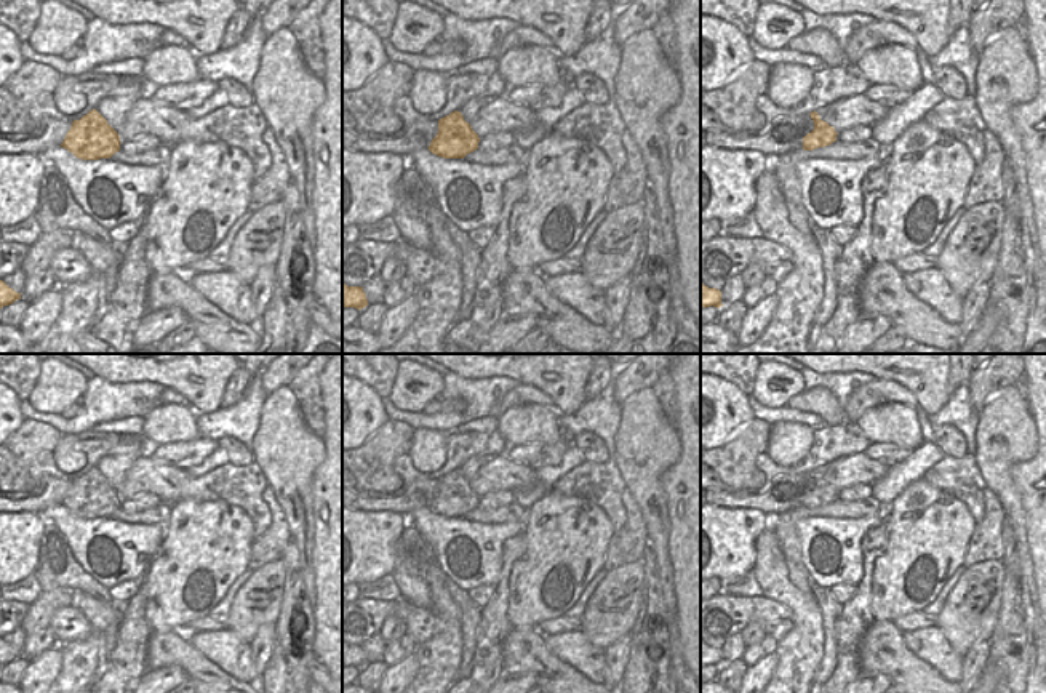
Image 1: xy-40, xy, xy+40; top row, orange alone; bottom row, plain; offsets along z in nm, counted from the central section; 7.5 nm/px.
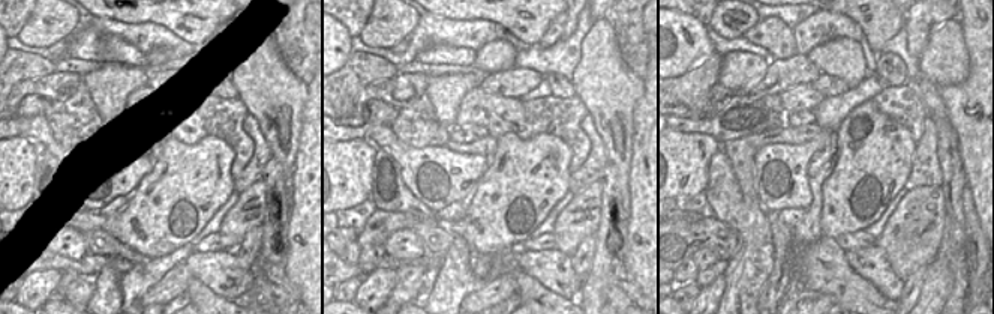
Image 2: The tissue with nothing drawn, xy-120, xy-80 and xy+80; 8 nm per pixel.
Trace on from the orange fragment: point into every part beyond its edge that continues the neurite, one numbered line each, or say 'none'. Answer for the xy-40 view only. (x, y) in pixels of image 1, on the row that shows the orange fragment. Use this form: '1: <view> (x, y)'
none

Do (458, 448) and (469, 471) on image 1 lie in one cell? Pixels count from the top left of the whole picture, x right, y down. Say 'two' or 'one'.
two

